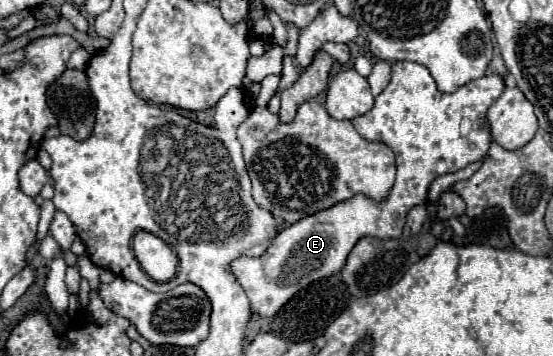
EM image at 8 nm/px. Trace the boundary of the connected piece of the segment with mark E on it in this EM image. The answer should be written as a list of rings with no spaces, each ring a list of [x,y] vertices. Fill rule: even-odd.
[[[411,61],[393,63],[393,77],[375,97],[375,107],[369,113],[351,119],[361,137],[385,143],[395,153],[397,179],[393,189],[381,203],[367,195],[353,195],[353,199],[345,199],[345,203],[335,203],[325,211],[307,215],[305,219],[287,225],[273,239],[265,255],[243,255],[233,259],[227,269],[245,289],[253,313],[273,317],[295,293],[309,287],[313,281],[339,273],[359,239],[397,239],[403,231],[409,209],[415,205],[427,207],[427,189],[435,177],[455,173],[485,157],[491,145],[485,113],[503,89],[503,79],[495,73],[487,73],[485,77],[459,87],[455,93],[445,95],[435,87],[425,65]],[[461,121],[469,125],[467,133],[461,133]]]

